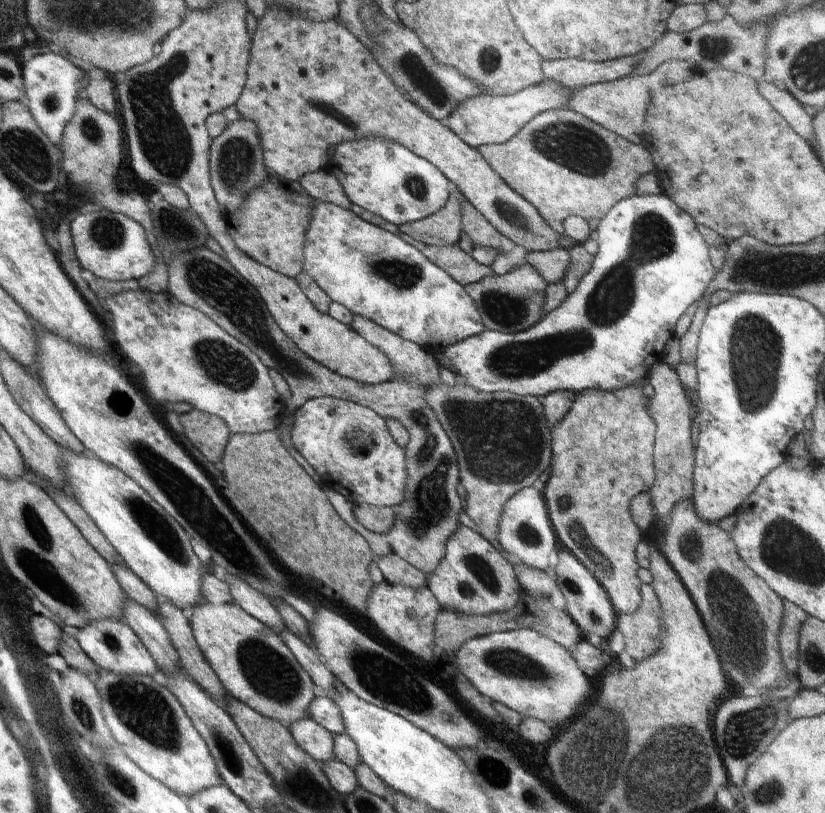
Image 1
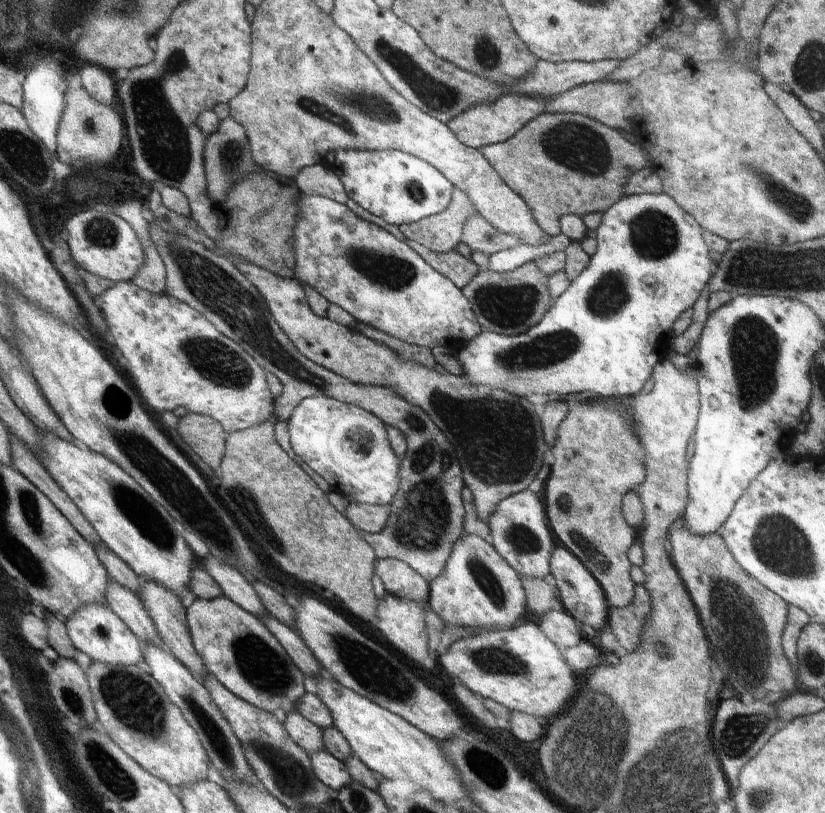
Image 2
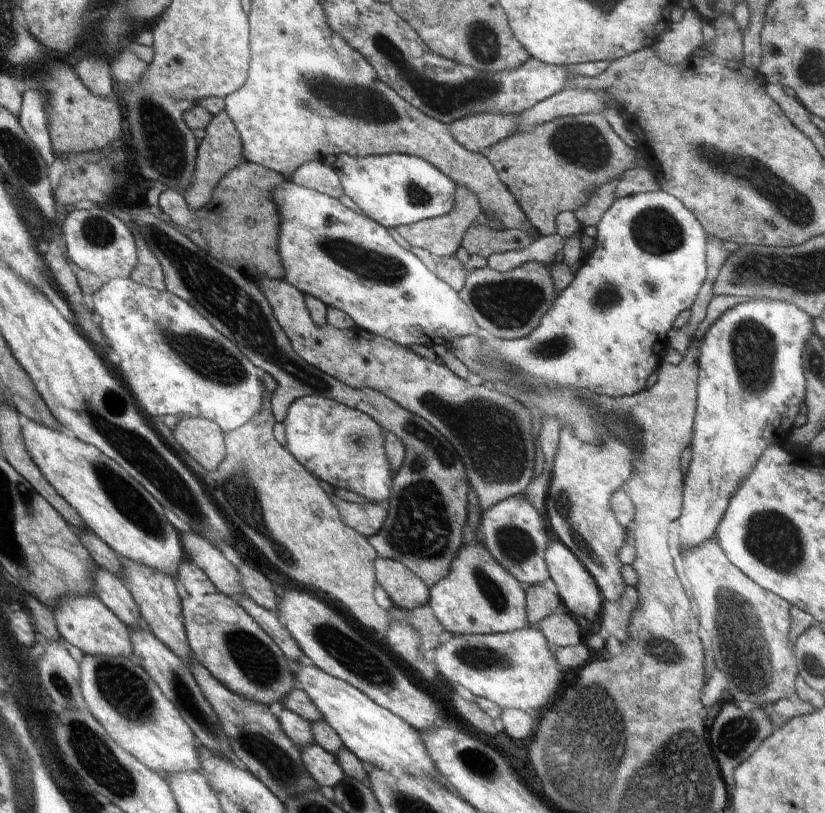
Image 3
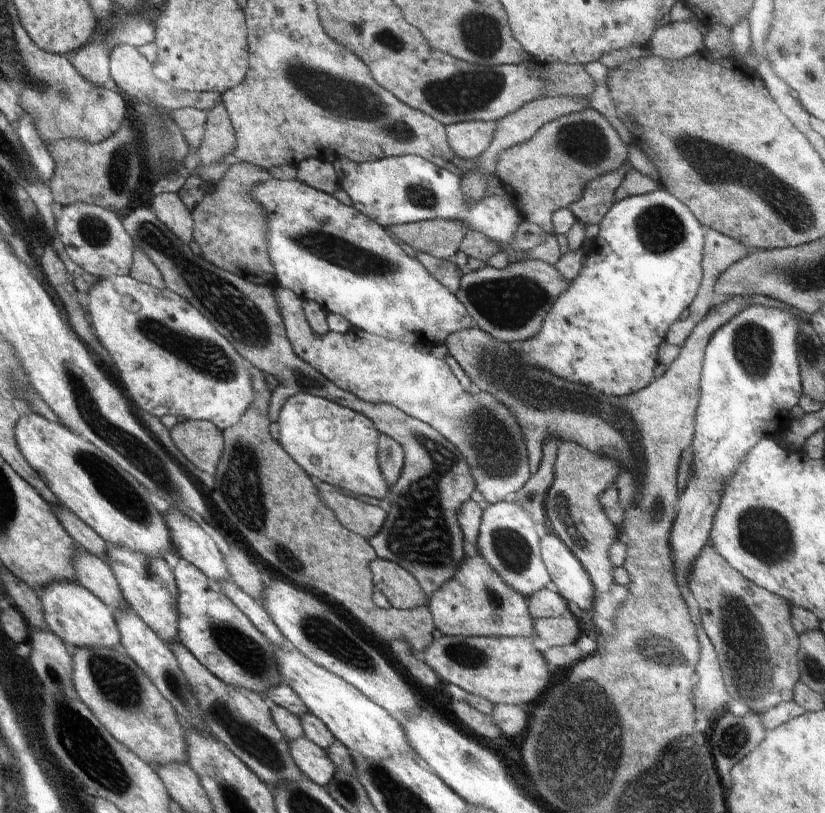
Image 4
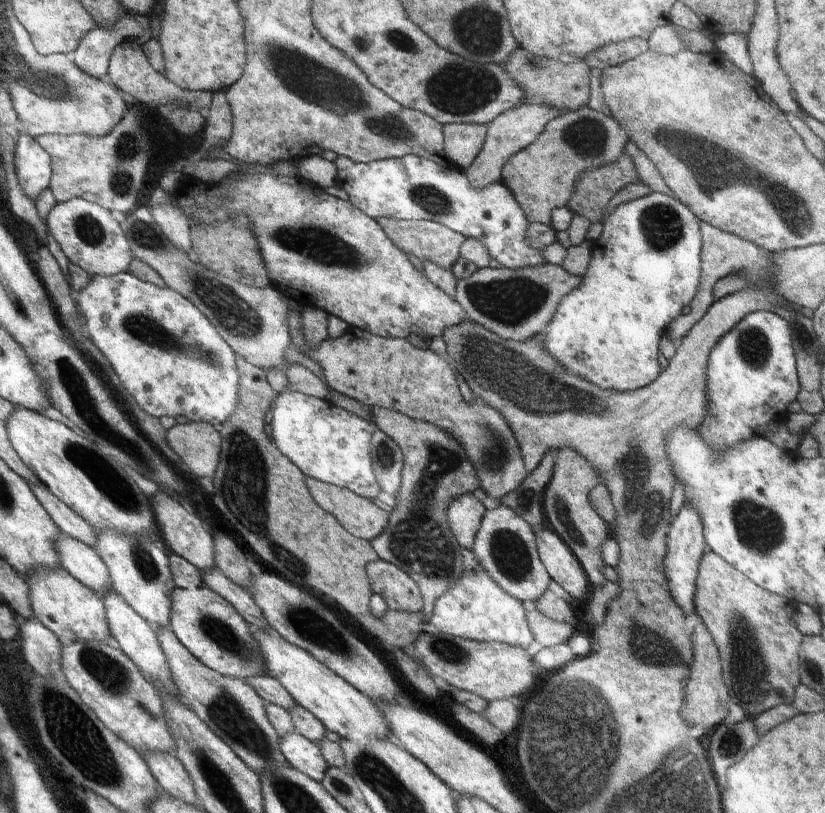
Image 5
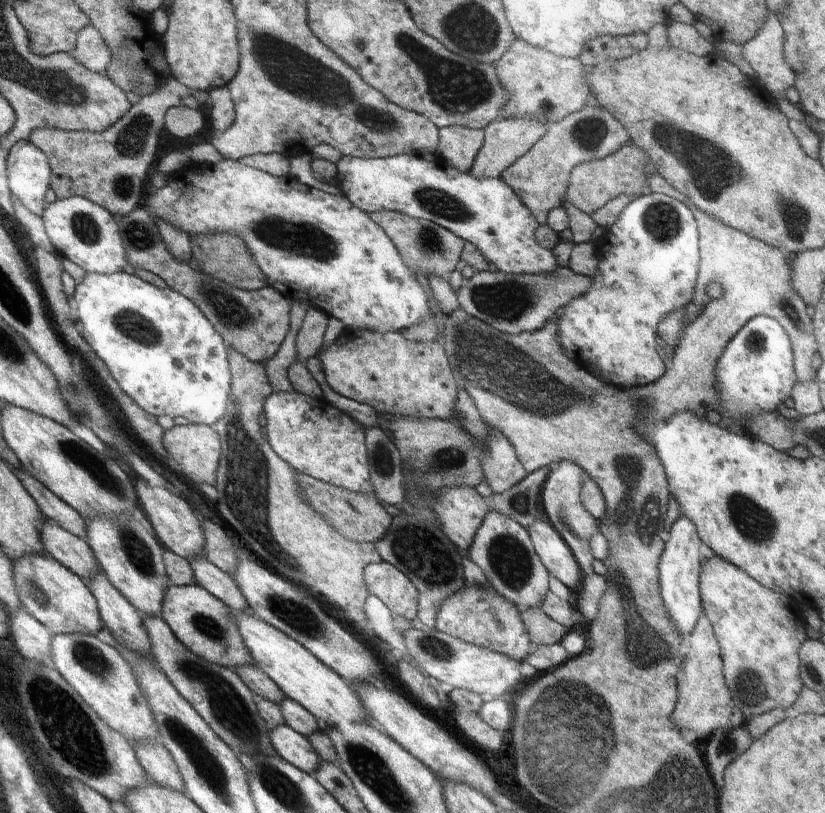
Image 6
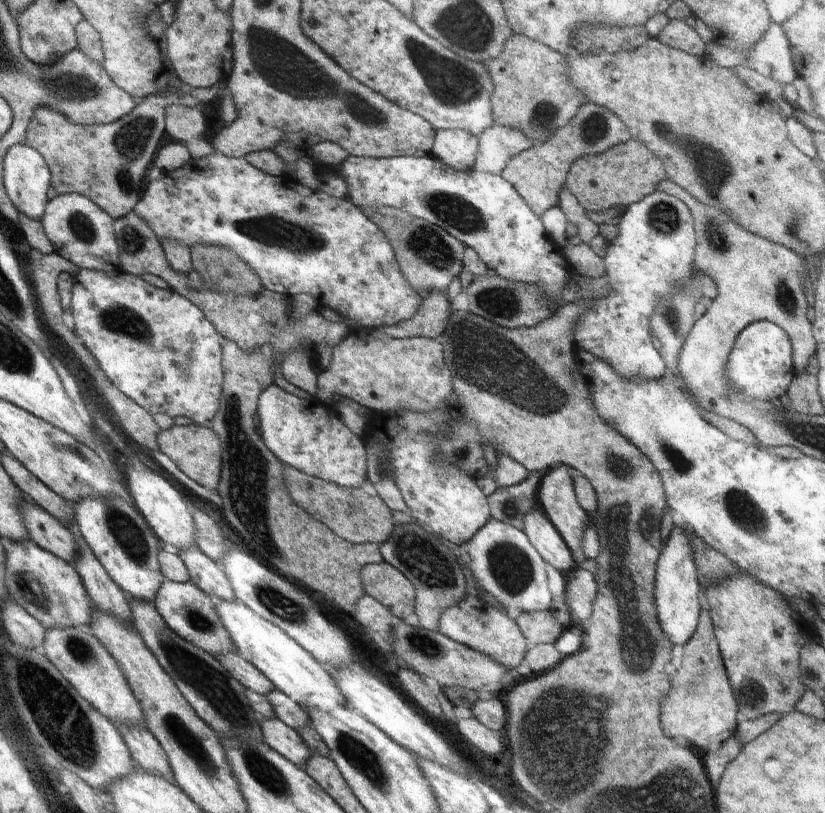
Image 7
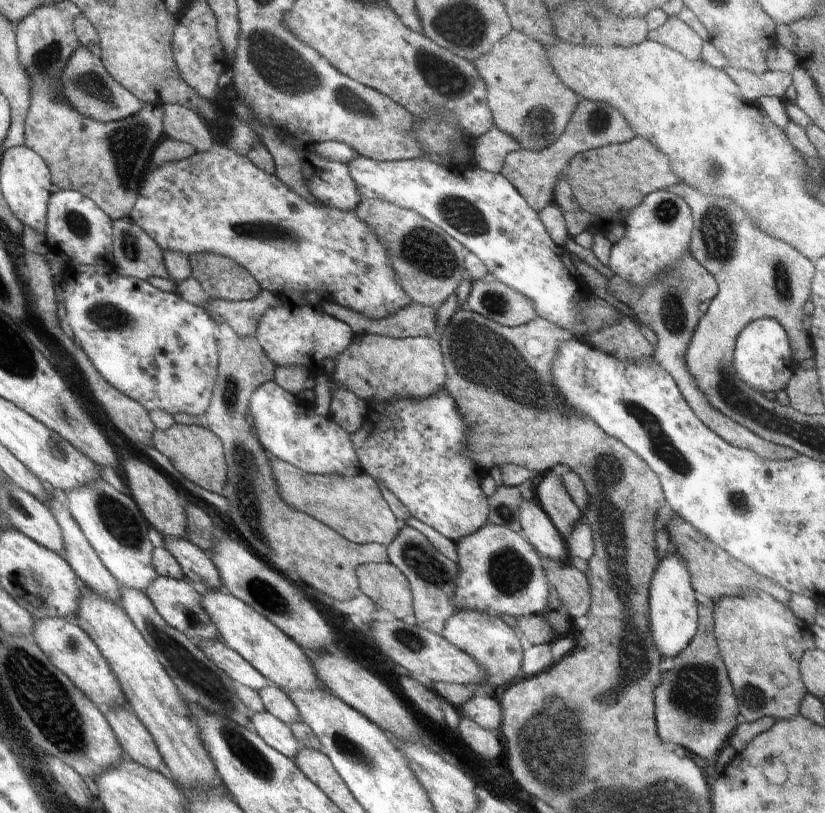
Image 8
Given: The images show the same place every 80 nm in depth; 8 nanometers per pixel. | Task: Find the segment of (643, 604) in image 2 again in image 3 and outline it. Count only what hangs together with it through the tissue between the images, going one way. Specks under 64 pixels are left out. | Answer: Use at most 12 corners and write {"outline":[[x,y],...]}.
{"outline":[[631,583],[619,601],[603,600],[600,624],[622,644],[639,605]]}

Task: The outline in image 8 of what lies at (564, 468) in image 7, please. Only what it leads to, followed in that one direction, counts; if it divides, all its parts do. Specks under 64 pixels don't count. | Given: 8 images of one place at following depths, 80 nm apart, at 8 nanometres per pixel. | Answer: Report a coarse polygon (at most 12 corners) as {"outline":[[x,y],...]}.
{"outline":[[561,476],[538,484],[535,500],[566,540],[584,518]]}

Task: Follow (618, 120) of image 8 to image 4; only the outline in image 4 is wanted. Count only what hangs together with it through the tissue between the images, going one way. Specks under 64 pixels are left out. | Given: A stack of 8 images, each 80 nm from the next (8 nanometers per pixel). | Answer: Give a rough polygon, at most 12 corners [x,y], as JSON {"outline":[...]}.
{"outline":[[588,108],[504,149],[495,176],[523,220],[618,170],[627,144]]}

